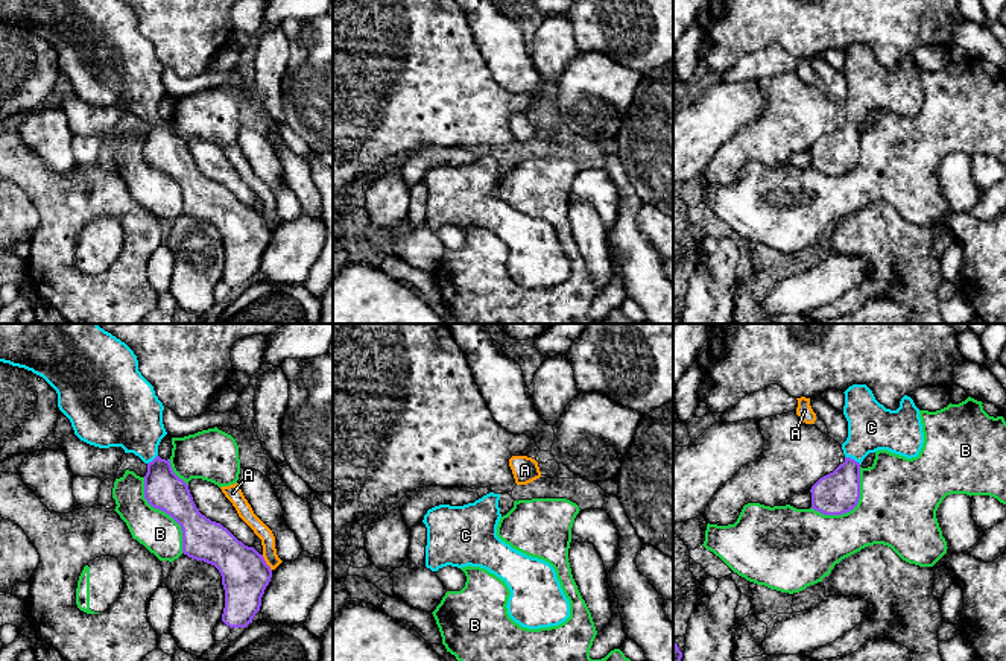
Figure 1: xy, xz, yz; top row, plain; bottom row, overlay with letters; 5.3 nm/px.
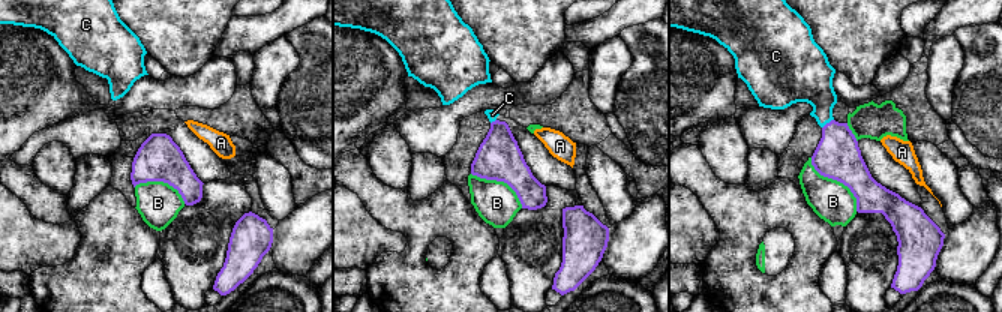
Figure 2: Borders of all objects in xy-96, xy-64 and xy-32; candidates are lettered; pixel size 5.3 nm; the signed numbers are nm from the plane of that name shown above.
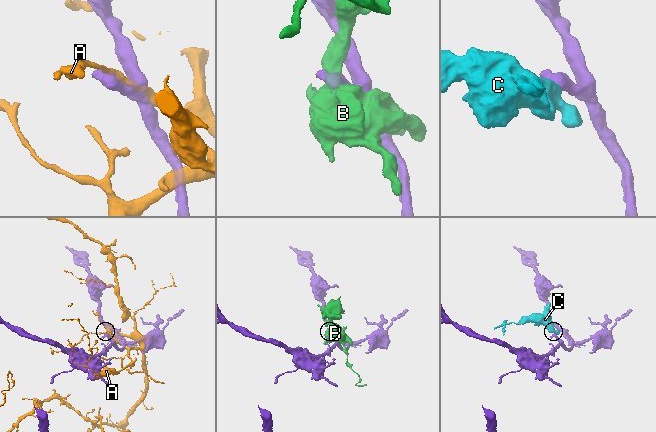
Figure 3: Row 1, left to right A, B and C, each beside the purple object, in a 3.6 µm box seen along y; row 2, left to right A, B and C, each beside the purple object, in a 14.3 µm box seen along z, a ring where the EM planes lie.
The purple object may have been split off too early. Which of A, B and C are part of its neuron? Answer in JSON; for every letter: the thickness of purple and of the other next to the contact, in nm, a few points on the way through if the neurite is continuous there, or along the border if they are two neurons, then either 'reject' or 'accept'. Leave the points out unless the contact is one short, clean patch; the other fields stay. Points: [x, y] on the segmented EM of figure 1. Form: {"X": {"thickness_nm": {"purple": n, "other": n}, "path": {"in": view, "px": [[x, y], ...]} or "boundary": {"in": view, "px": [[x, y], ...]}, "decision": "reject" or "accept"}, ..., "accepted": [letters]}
{"A": {"thickness_nm": {"purple": 260, "other": 80}, "decision": "reject"}, "B": {"thickness_nm": {"purple": 220, "other": 220}, "decision": "reject"}, "C": {"thickness_nm": {"purple": 220, "other": 260}, "path": {"in": "yz", "px": [[838, 493], [853, 459], [856, 447], [871, 427]]}, "decision": "accept"}, "accepted": ["C"]}

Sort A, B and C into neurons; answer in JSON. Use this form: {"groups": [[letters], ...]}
{"groups": [["A"], ["B"], ["C"]]}

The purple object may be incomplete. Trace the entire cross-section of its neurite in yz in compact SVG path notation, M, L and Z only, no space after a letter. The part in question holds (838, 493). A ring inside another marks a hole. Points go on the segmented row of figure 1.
M853 384L843 394L848 421L848 438L842 444L845 462L810 489L811 509L824 515L842 515L857 506L860 465L869 453L887 450L912 459L924 444L919 409L910 397L904 395L900 407L891 410L875 400L866 384Z

